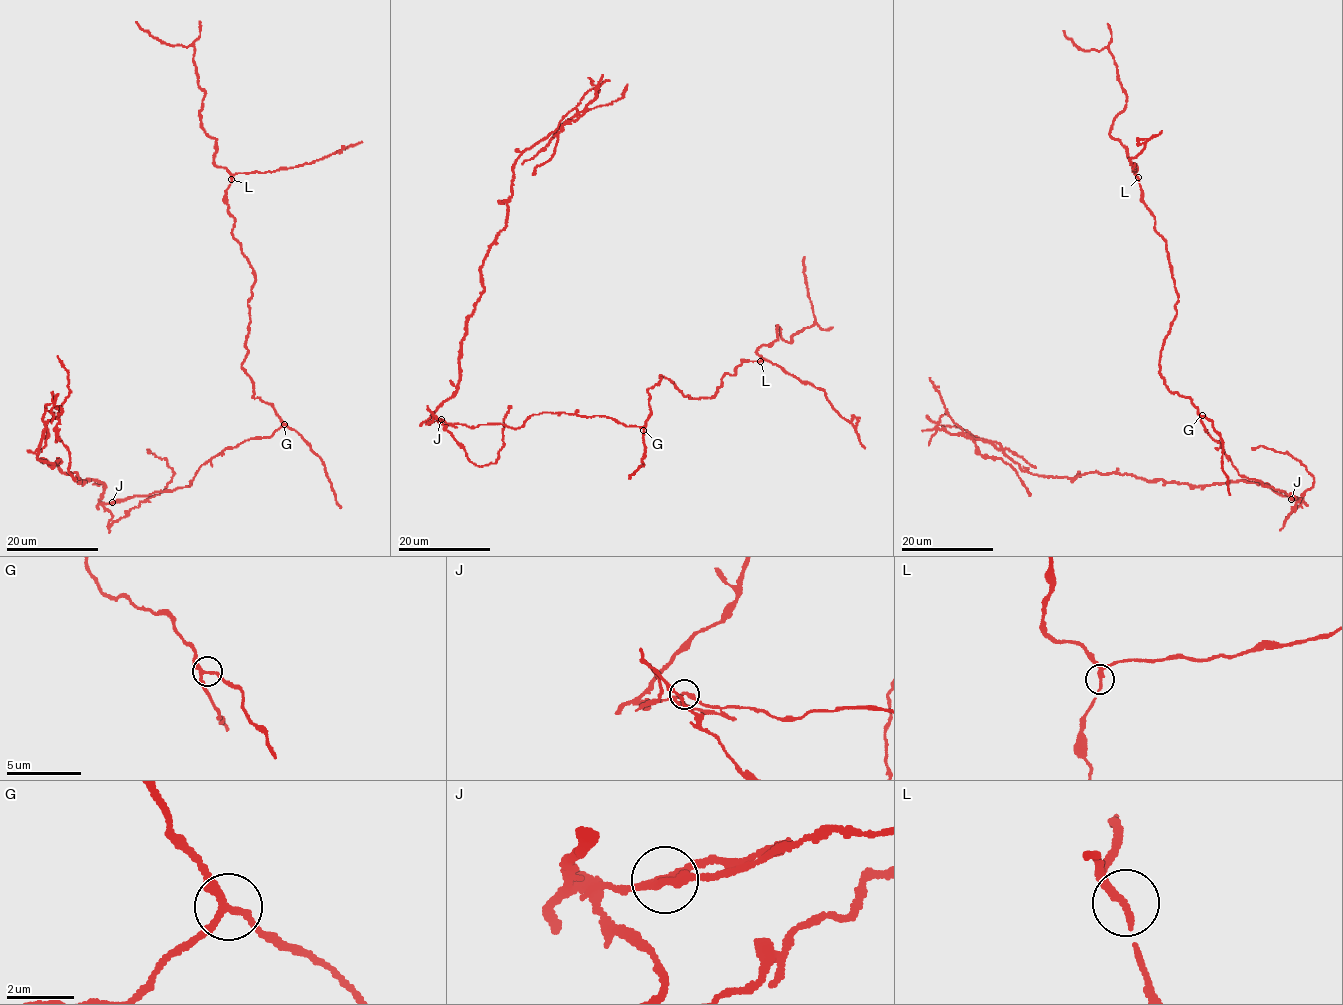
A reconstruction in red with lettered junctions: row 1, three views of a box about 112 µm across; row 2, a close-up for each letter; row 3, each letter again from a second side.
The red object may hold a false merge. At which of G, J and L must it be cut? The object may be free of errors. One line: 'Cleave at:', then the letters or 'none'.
Cleave at: J

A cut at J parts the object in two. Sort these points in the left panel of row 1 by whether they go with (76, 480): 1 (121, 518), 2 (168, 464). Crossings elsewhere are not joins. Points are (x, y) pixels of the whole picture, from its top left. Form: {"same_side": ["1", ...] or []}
{"same_side": ["1", "2"]}

